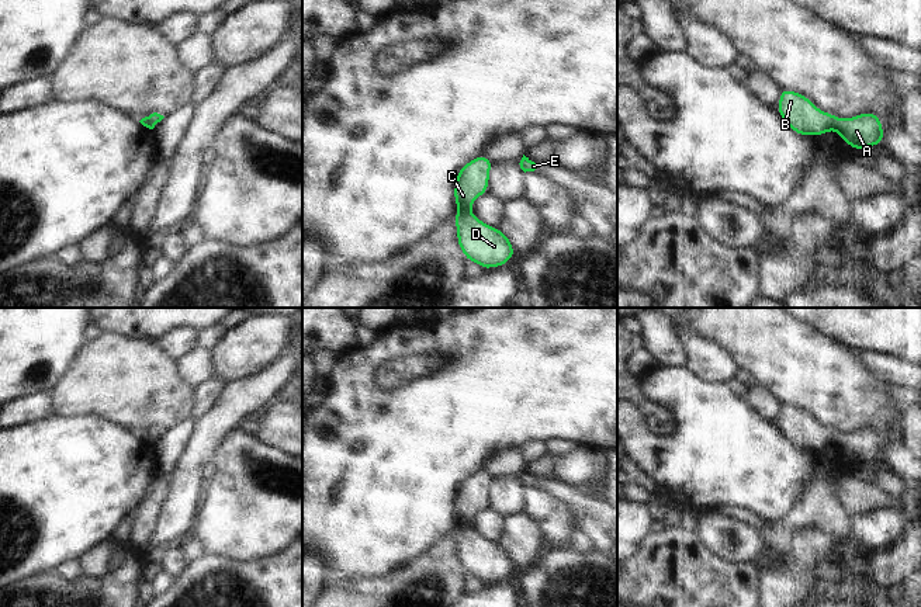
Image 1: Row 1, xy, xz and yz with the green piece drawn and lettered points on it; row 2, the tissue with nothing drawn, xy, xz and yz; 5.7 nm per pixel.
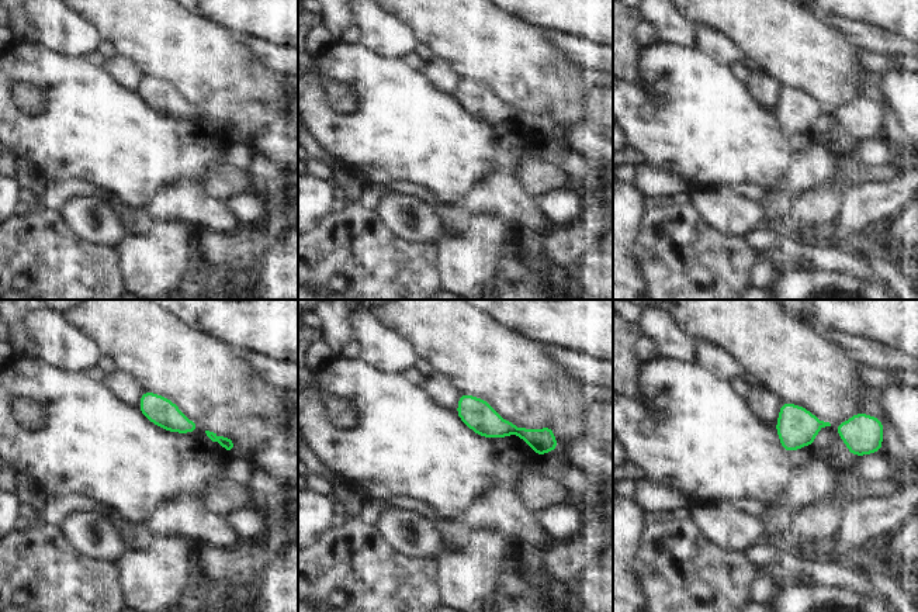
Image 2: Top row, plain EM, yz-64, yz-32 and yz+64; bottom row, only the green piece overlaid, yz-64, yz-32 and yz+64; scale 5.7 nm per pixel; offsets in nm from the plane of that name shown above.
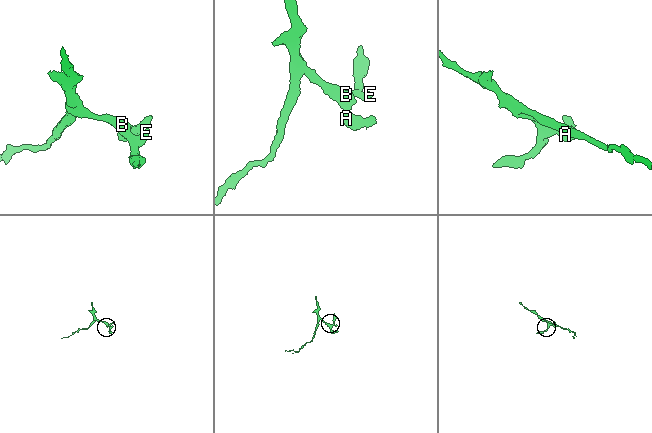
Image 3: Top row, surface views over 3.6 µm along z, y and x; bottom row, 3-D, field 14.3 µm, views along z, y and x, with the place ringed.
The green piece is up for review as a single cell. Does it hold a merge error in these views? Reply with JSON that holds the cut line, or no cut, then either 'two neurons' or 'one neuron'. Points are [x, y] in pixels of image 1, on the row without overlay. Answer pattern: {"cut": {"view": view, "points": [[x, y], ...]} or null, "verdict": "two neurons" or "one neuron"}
{"cut": null, "verdict": "one neuron"}

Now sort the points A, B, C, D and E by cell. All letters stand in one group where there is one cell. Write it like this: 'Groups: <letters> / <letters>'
Groups: A B C D E.

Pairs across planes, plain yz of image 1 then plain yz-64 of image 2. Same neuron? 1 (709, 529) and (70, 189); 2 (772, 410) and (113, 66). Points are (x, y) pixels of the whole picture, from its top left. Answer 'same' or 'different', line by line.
1: different
2: same

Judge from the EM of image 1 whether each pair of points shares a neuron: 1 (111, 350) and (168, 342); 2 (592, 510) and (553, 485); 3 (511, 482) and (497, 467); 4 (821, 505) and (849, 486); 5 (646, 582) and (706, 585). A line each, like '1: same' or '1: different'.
1: different
2: same
3: different
4: different
5: same

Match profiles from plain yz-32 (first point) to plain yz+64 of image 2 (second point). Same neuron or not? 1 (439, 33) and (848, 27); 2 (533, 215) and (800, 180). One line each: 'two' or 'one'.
1: two
2: one

